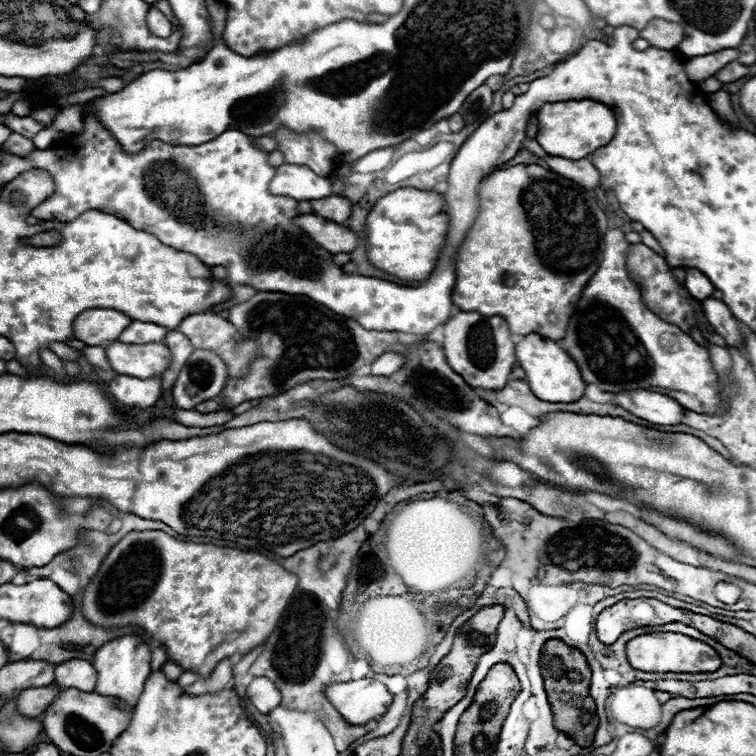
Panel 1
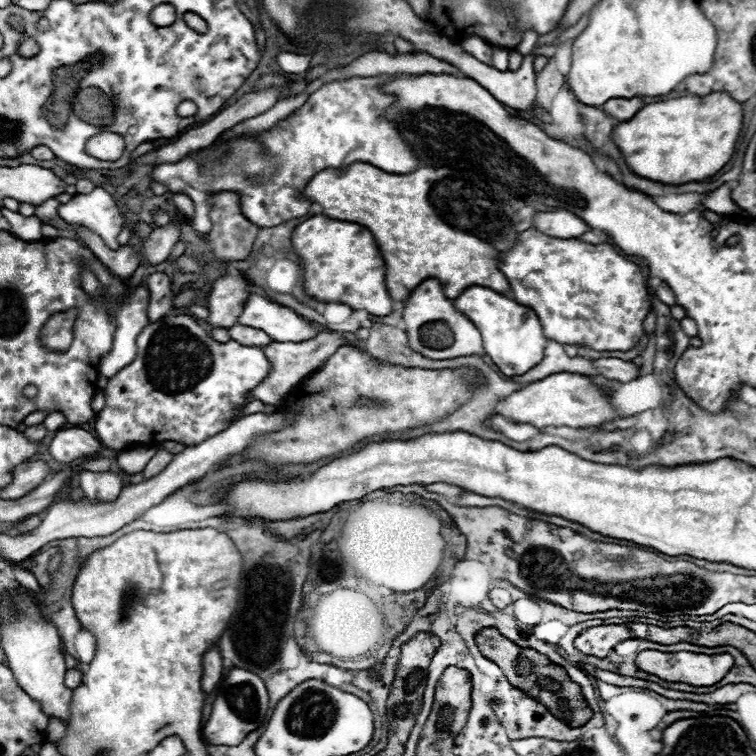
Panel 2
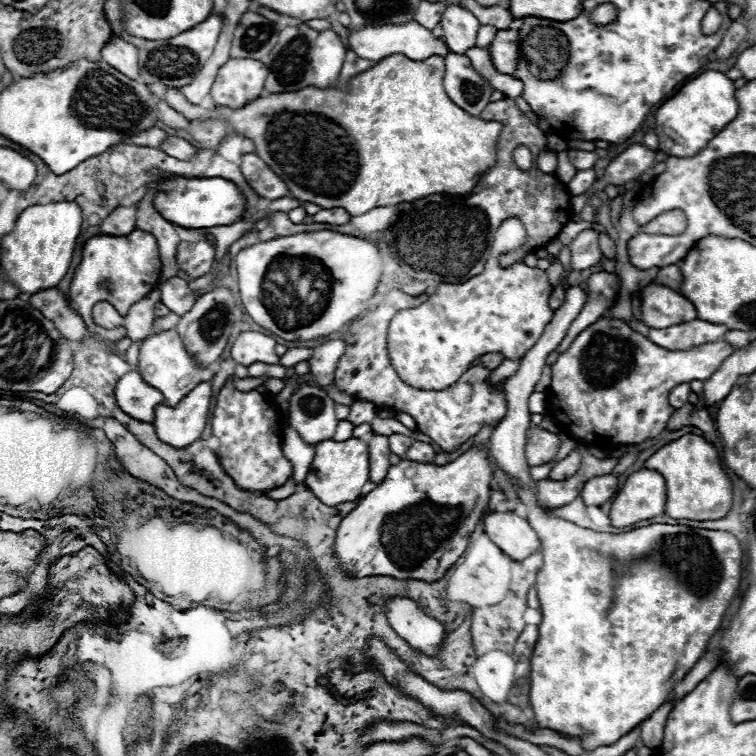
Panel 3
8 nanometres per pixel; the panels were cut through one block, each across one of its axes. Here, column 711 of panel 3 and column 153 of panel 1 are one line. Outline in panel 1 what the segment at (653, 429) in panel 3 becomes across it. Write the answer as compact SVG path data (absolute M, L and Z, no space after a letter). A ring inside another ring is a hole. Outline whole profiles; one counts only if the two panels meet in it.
M116 340L104 348L112 368L134 378L162 376L172 362L172 354L164 344L122 344Z

